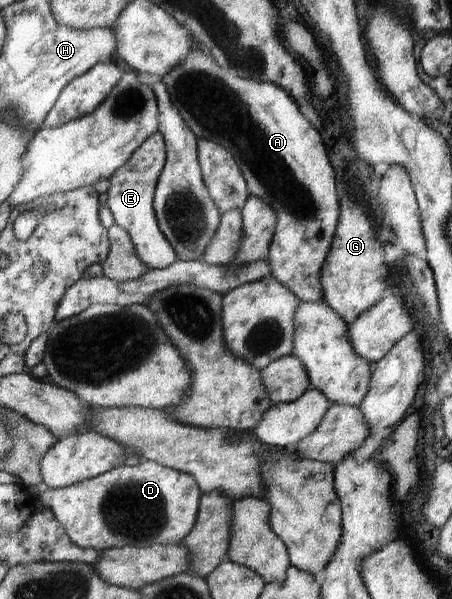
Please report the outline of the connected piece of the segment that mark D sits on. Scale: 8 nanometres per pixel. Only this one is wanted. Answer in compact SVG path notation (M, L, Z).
M142 459L135 466L113 468L103 475L84 480L65 488L42 487L39 492L40 501L50 507L57 520L64 525L68 536L81 548L109 550L124 546L145 548L152 544L177 544L191 534L196 520L199 518L200 499L203 492L196 478L155 461Z

